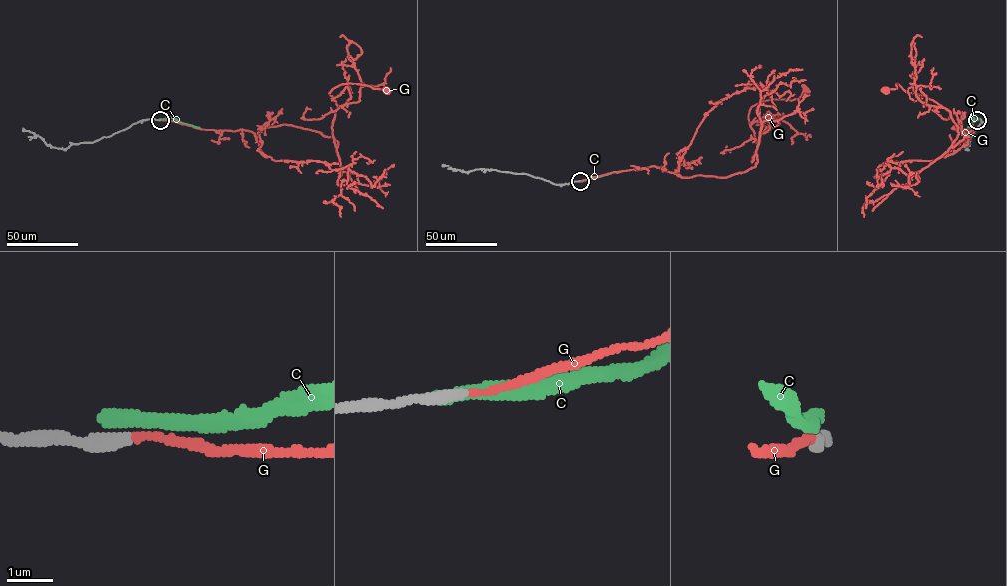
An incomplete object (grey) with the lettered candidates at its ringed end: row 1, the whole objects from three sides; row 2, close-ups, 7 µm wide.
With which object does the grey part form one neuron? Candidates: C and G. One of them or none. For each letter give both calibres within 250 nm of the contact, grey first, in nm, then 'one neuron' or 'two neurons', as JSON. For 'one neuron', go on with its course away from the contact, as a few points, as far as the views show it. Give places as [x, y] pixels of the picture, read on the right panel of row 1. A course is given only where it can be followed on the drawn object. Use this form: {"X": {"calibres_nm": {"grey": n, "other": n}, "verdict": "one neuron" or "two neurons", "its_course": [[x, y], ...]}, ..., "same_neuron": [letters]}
{"C": {"calibres_nm": {"grey": 280, "other": 360}, "verdict": "two neurons"}, "G": {"calibres_nm": {"grey": 280, "other": 150}, "verdict": "one neuron", "its_course": [[977, 120], [951, 147], [958, 130], [949, 111], [897, 83], [886, 90]]}, "same_neuron": ["G"]}

